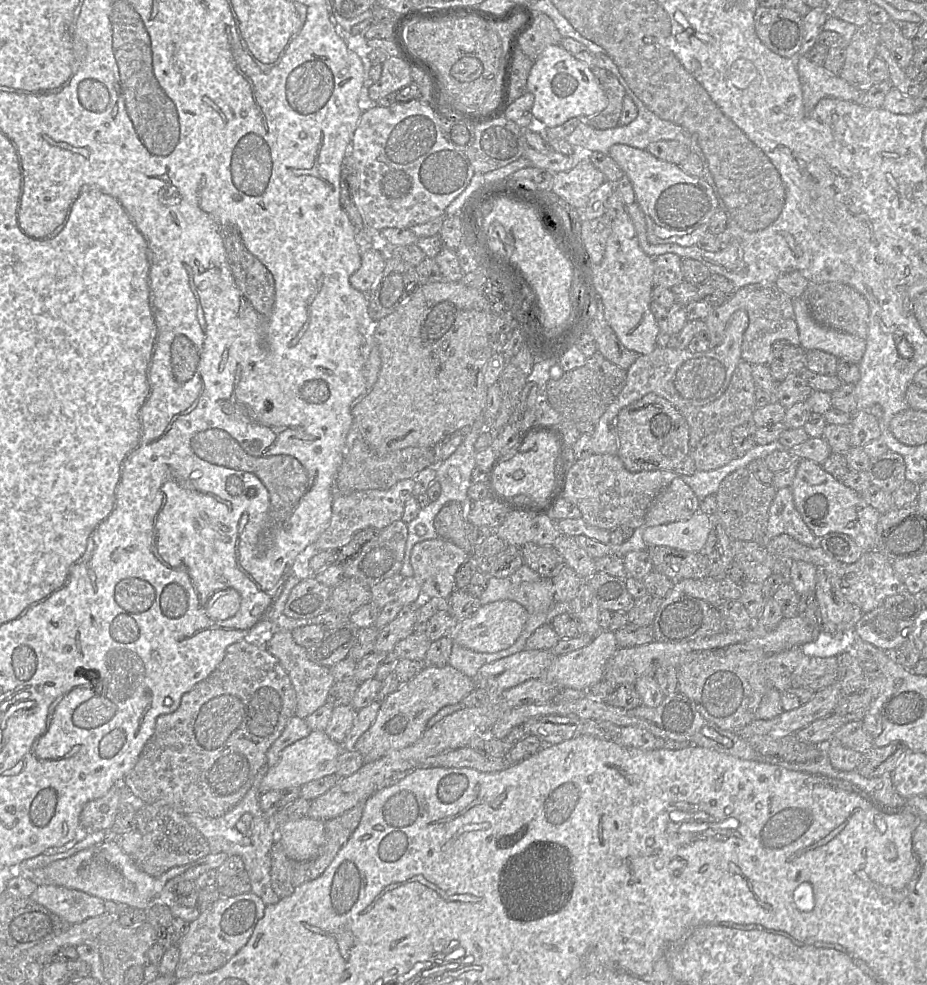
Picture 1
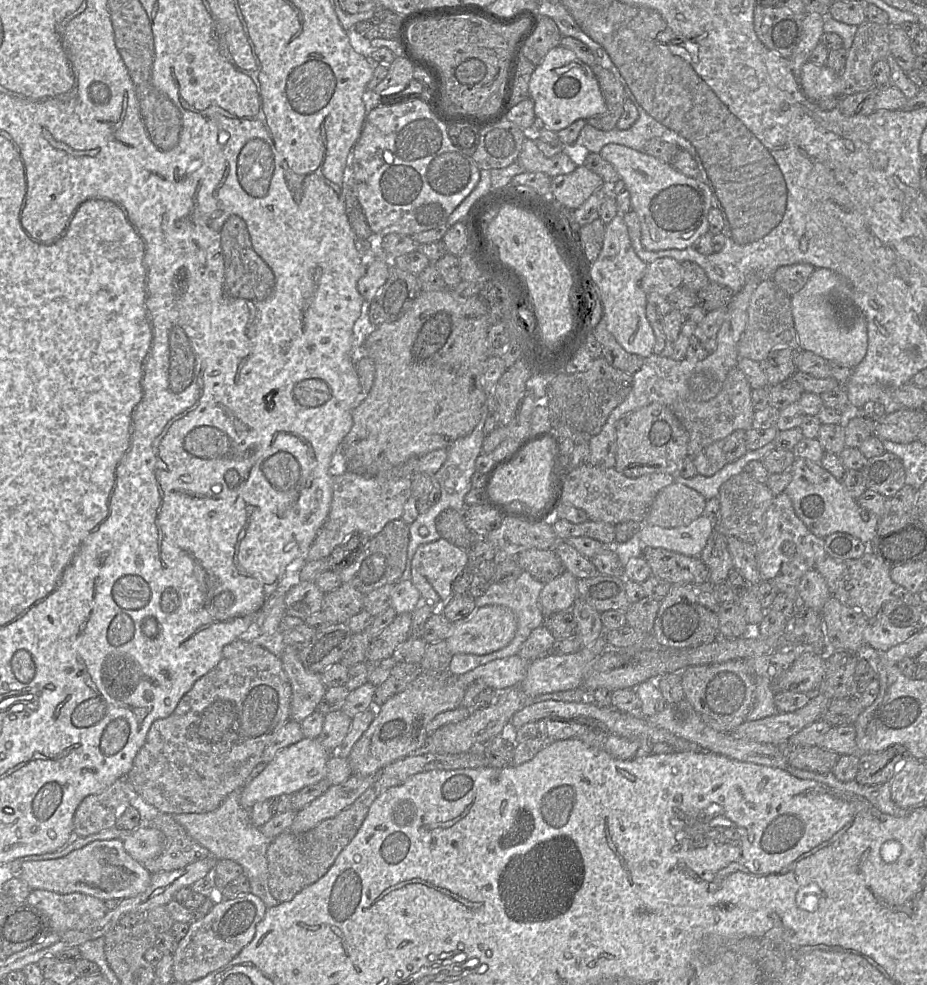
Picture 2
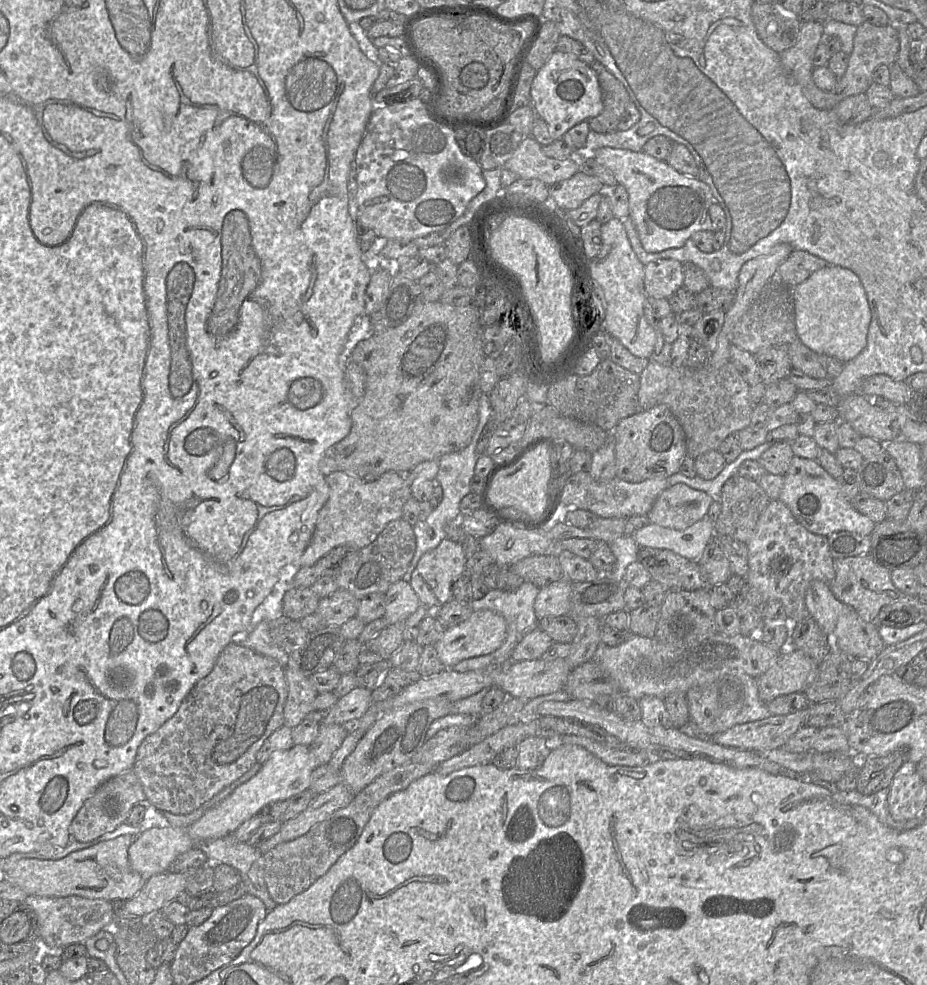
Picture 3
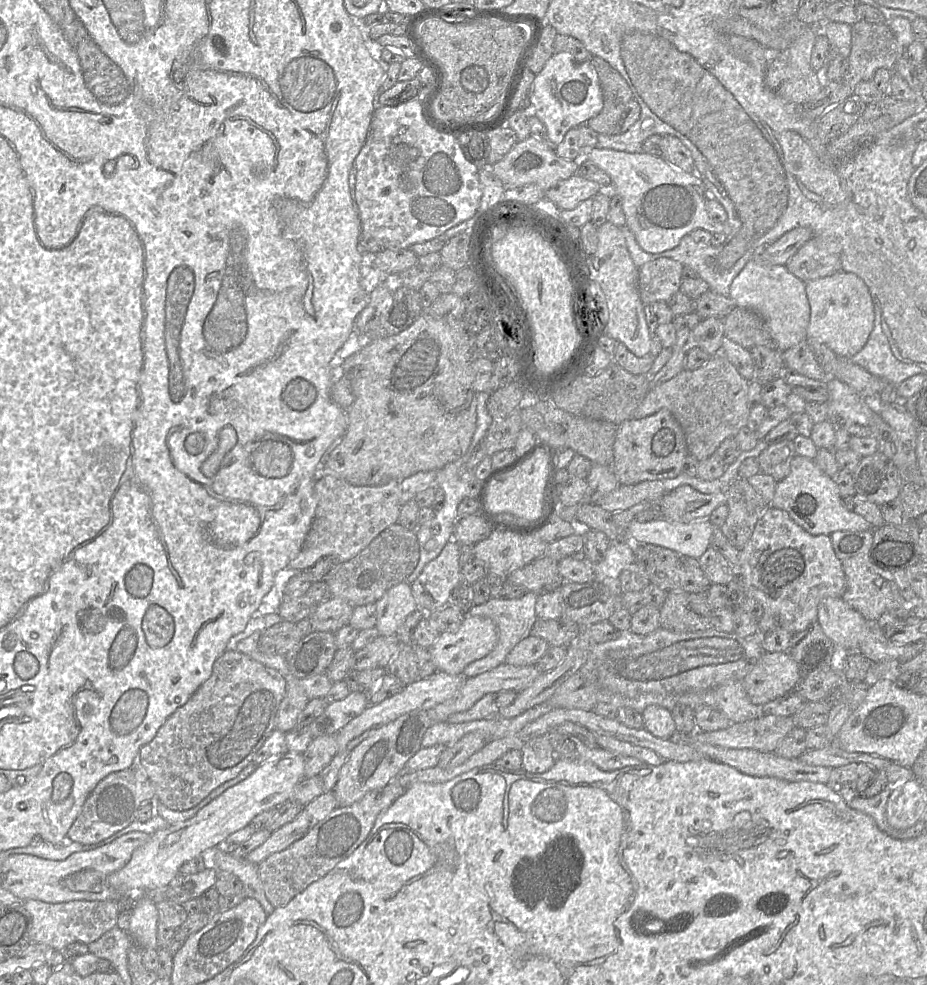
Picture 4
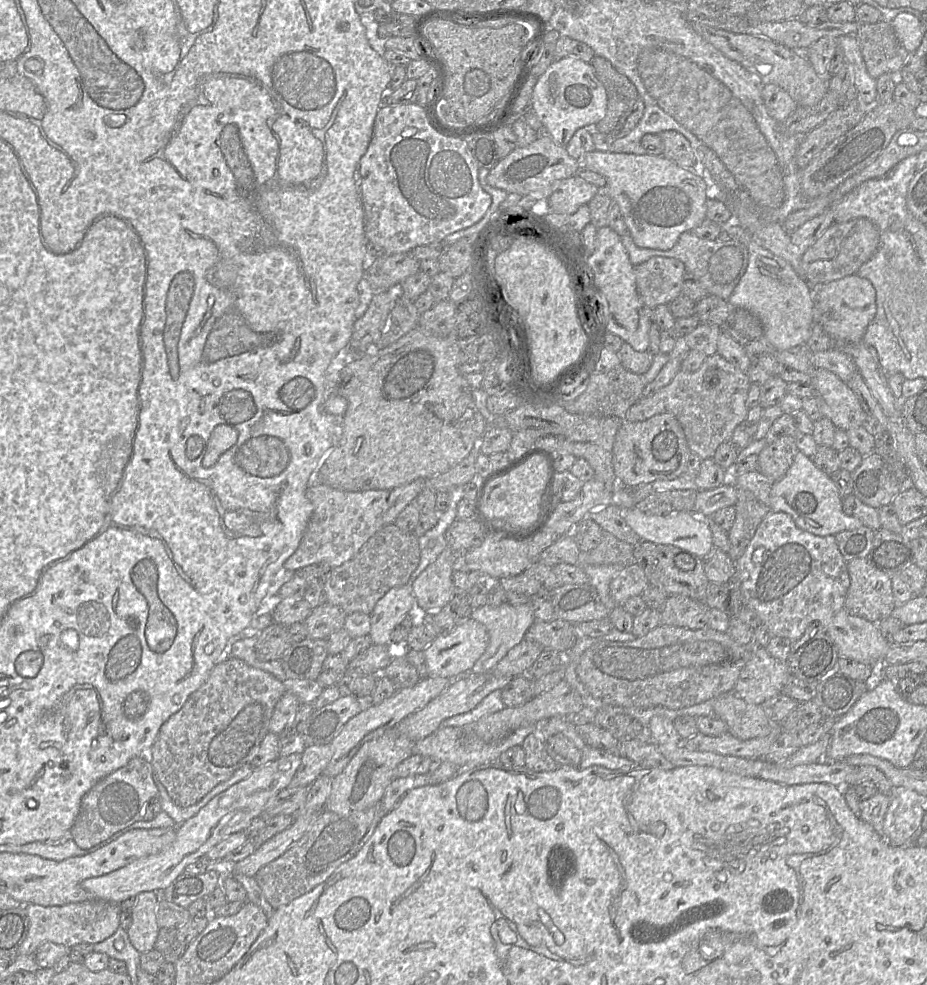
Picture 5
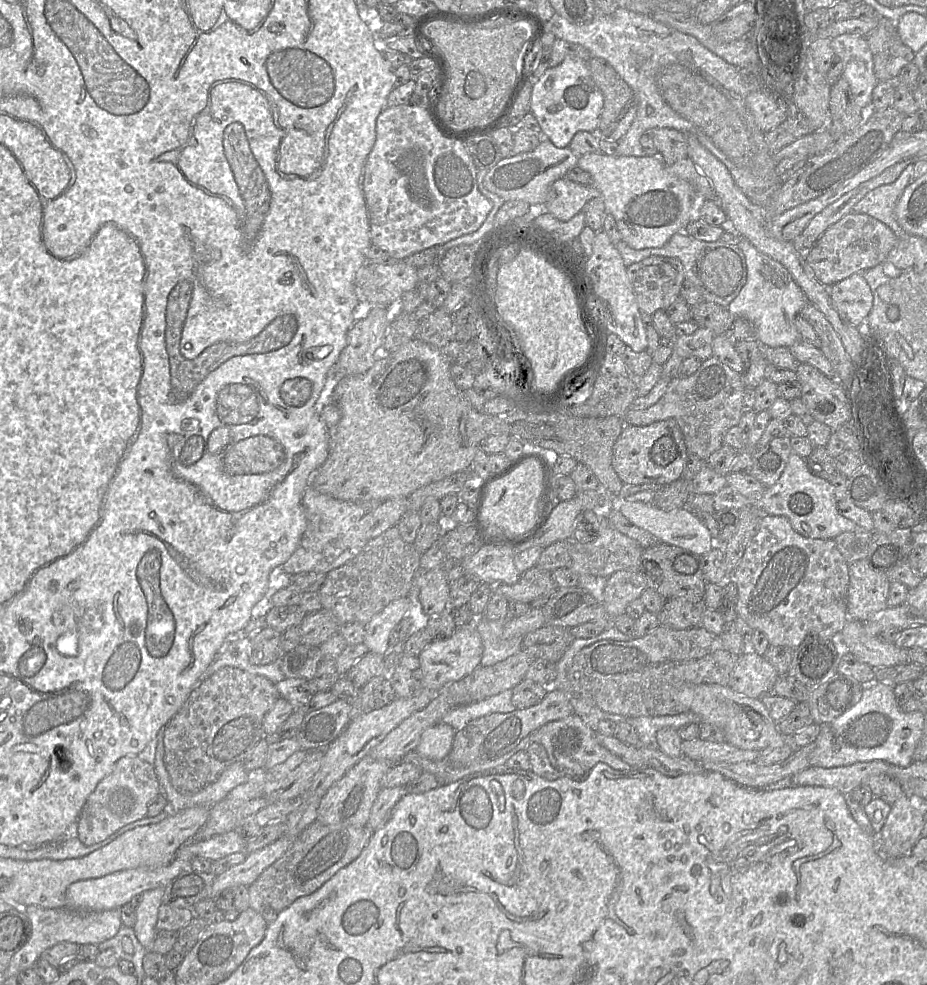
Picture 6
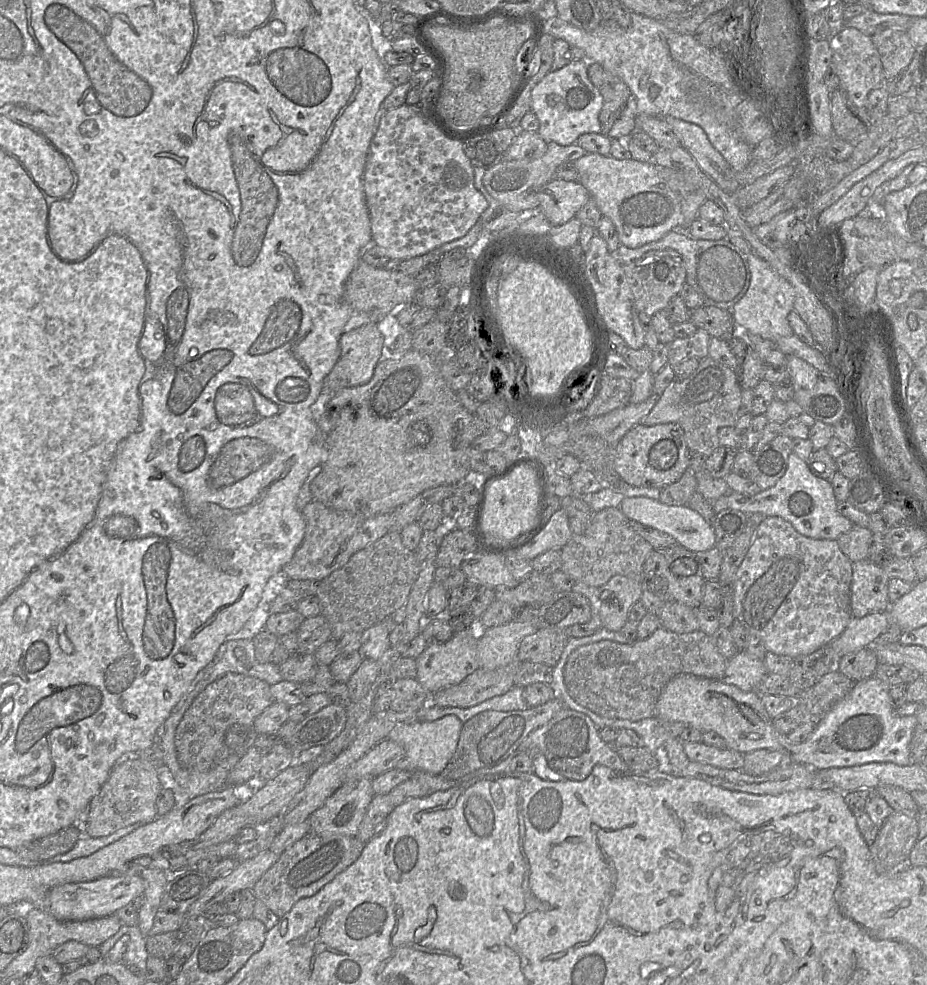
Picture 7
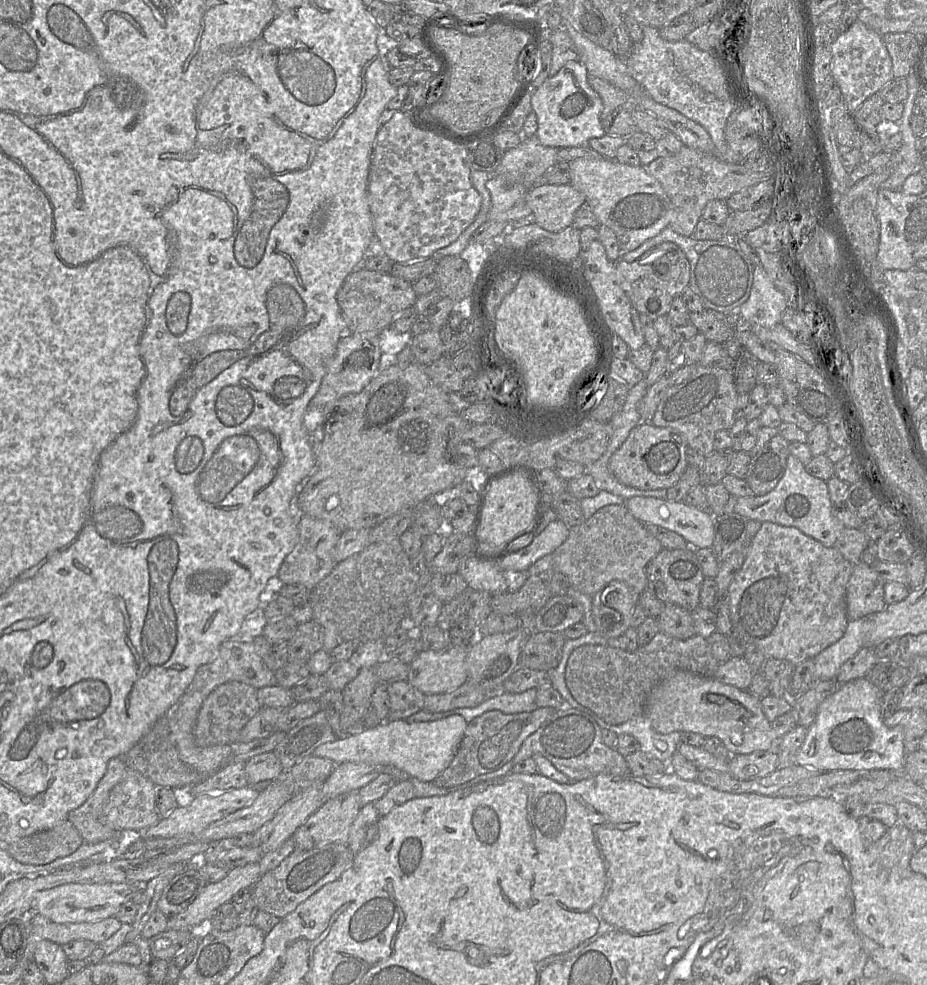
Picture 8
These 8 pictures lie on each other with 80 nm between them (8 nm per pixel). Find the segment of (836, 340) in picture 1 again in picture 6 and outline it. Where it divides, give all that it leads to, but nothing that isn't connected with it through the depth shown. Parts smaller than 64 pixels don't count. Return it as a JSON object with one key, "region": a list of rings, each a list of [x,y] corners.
{"region":[[[861,273],[830,286],[829,295],[838,312],[855,327],[862,324],[873,306],[872,291]]]}

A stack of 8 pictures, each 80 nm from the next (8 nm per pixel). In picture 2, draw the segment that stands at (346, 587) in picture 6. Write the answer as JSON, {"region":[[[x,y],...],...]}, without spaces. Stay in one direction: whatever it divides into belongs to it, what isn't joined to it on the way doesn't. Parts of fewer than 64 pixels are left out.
{"region":[[[403,520],[389,522],[367,542],[355,560],[340,572],[342,583],[353,587],[363,595],[387,584],[397,583],[401,580],[406,567],[409,540],[409,526]]]}

